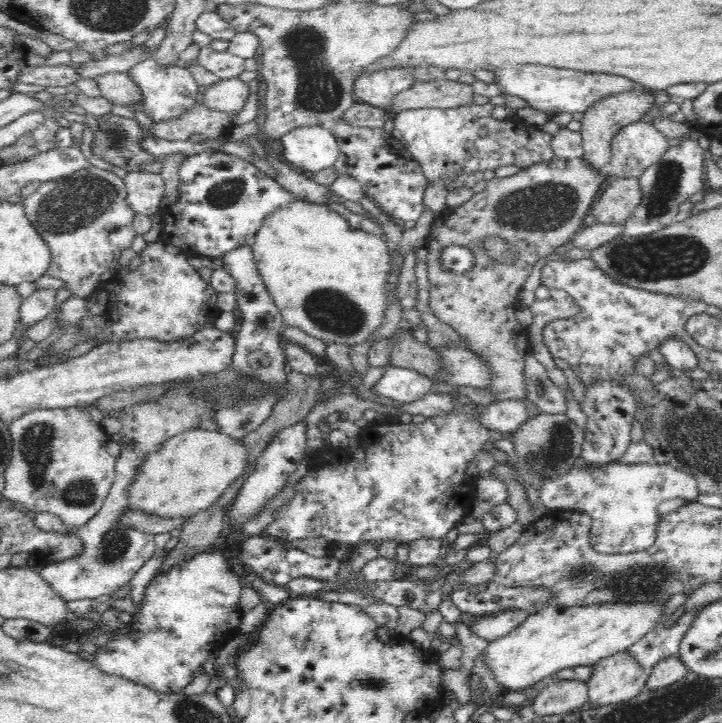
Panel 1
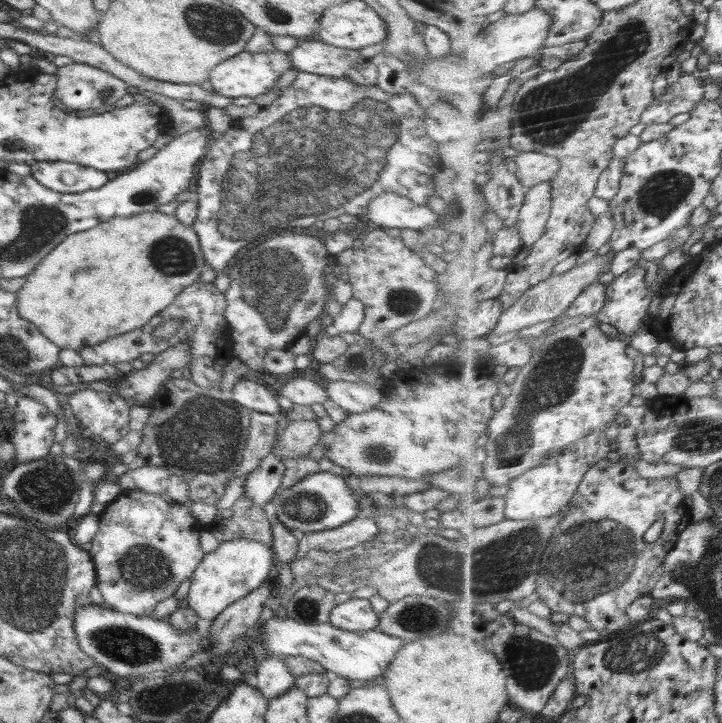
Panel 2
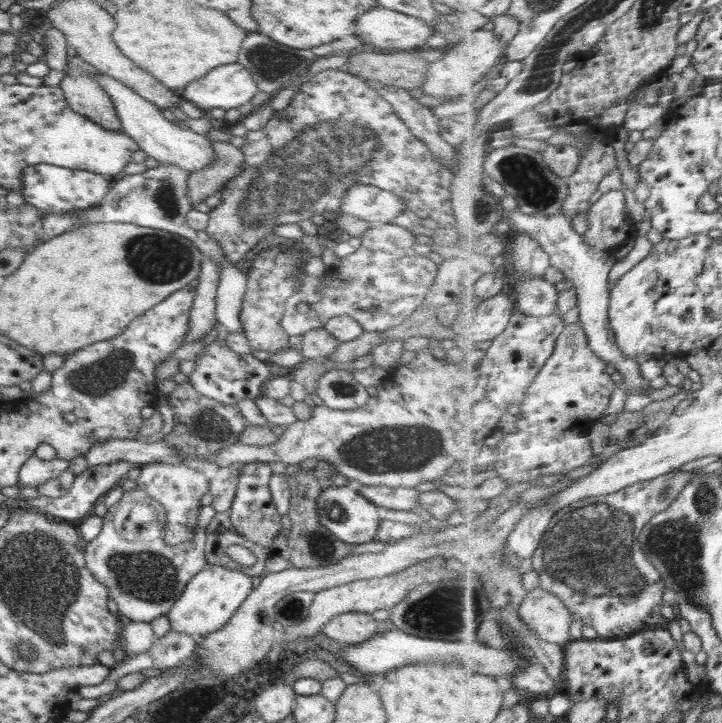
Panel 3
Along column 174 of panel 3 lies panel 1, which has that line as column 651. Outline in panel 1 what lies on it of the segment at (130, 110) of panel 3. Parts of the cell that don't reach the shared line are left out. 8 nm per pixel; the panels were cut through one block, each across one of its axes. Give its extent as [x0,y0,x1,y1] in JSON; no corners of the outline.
[607,120,668,178]

